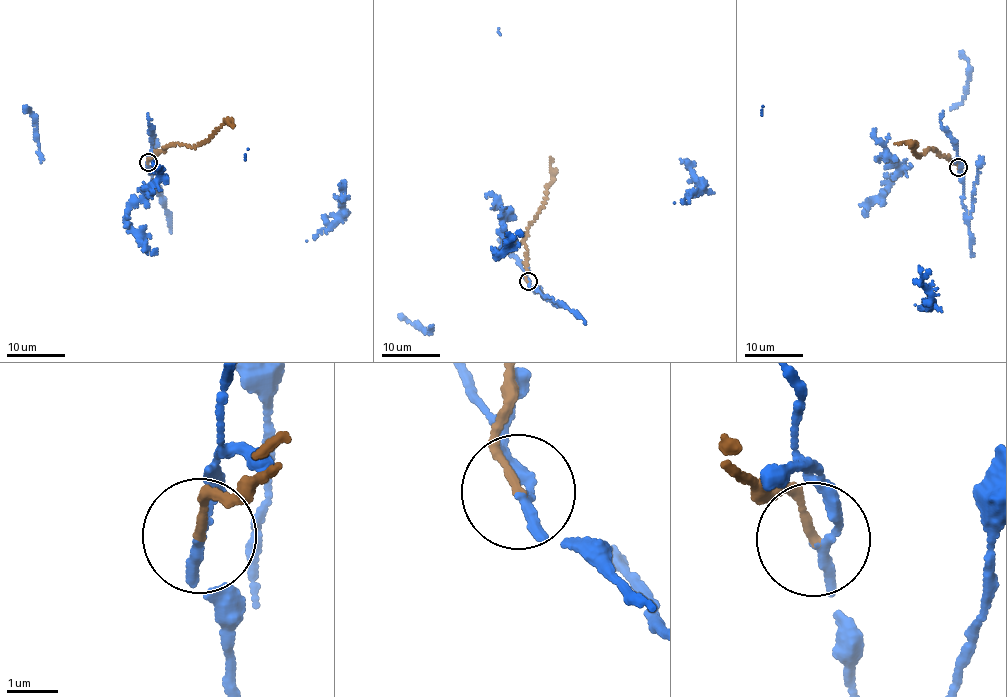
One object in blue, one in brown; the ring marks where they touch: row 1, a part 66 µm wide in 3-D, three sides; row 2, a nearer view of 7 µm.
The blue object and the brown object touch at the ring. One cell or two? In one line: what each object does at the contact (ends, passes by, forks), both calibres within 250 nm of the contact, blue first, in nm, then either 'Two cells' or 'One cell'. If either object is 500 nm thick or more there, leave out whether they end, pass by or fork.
At the ring blue passes by. At the ring brown ends. Thickness 140 nm (blue) against 150 nm. Two cells

